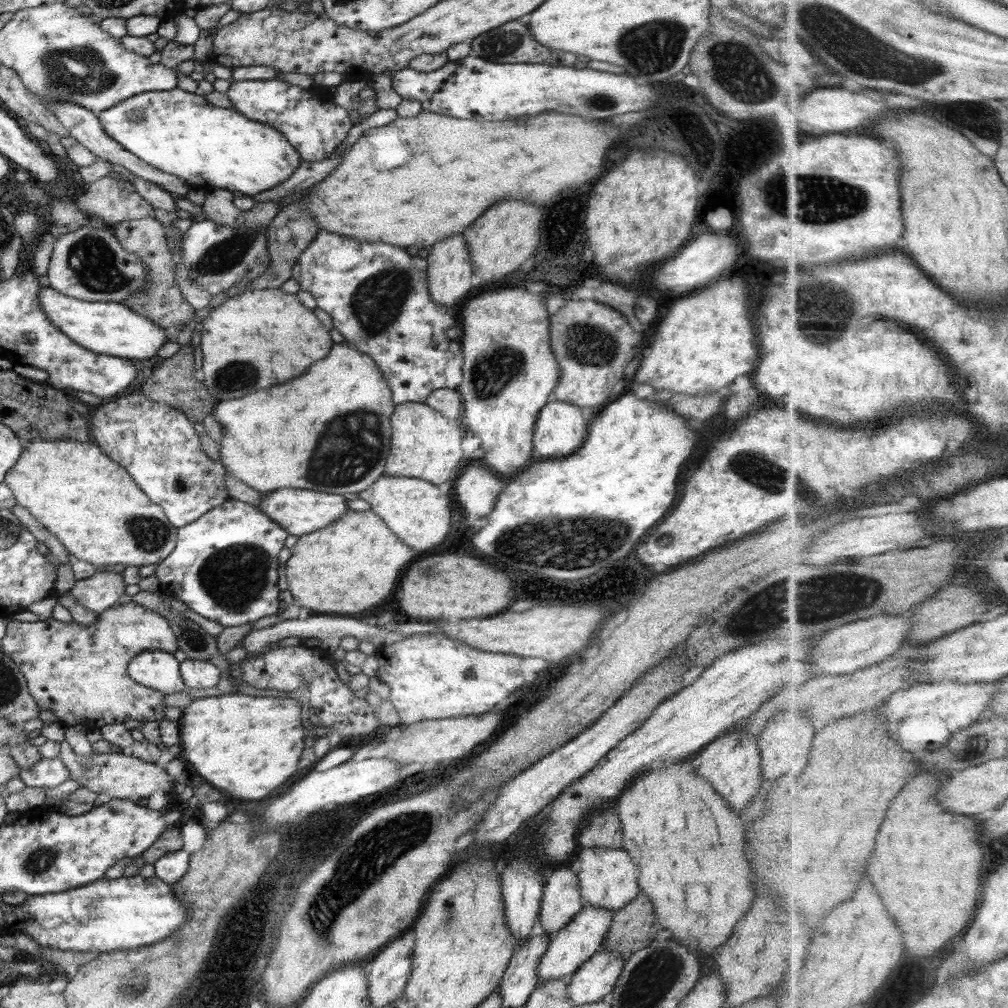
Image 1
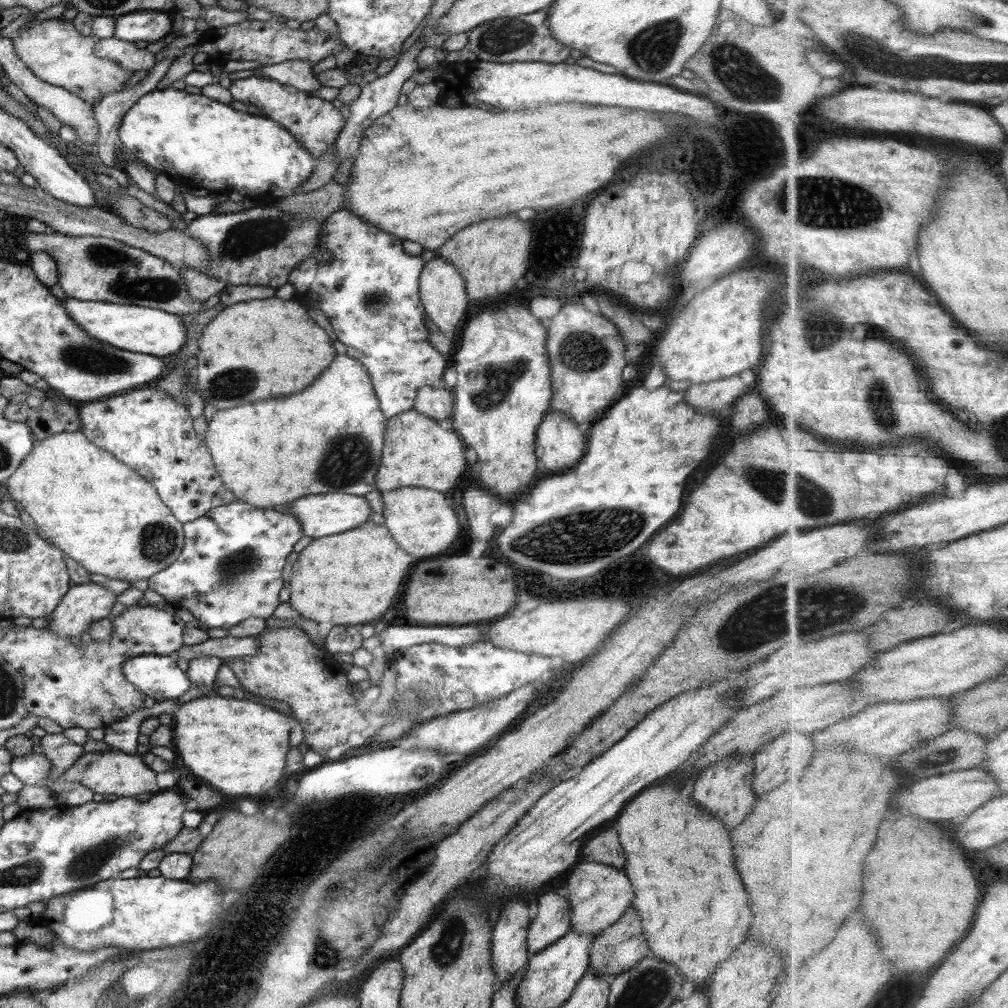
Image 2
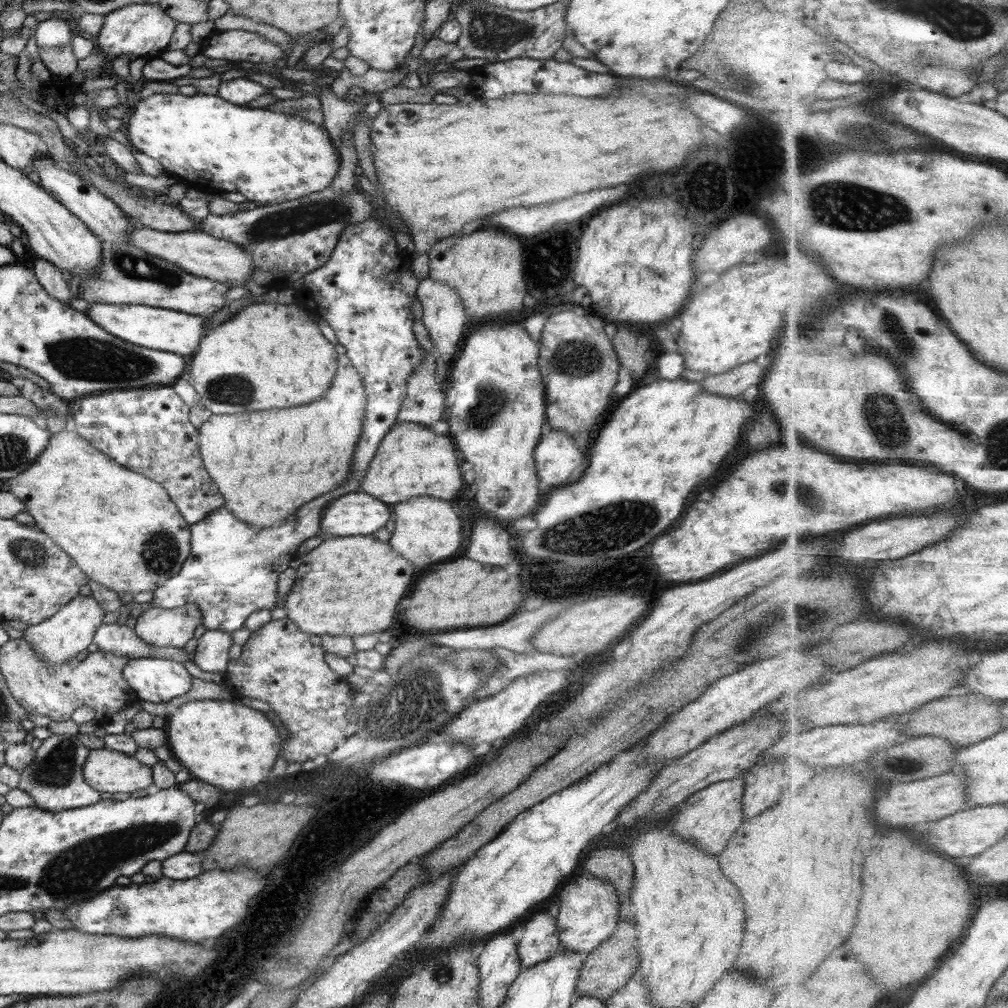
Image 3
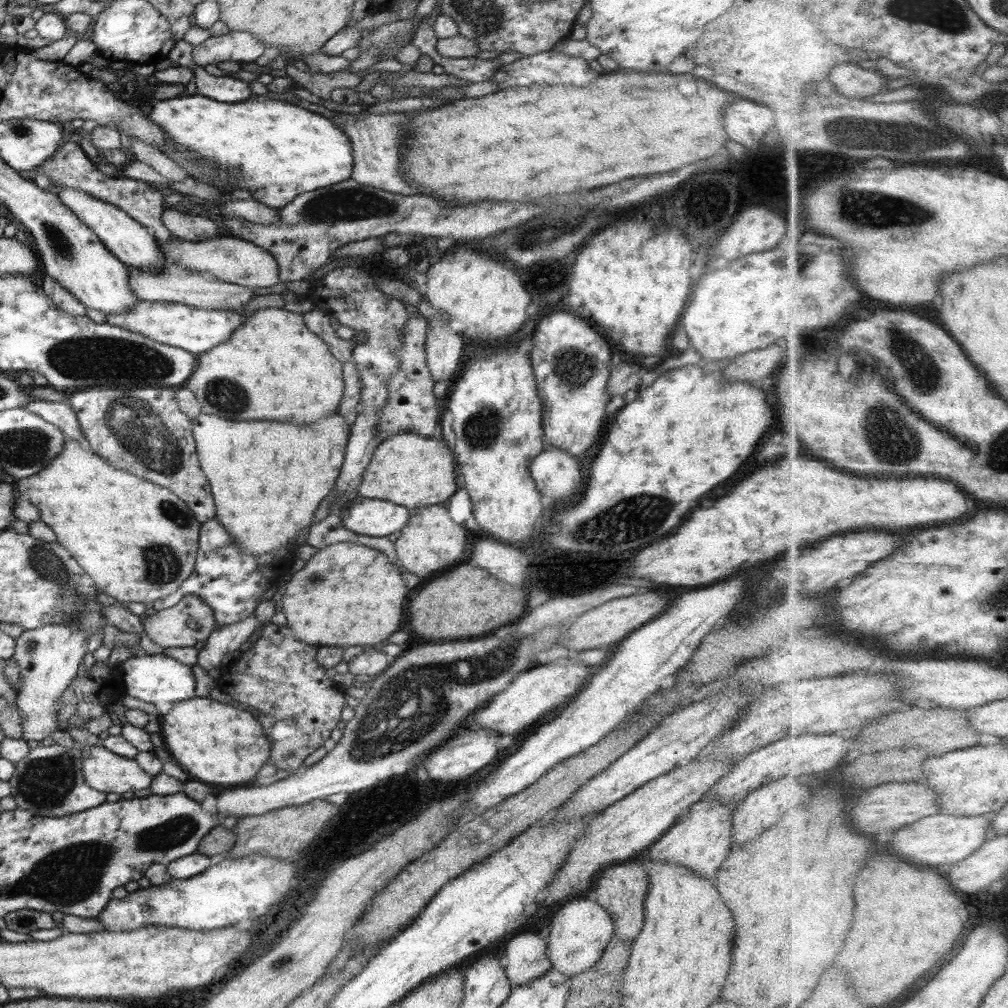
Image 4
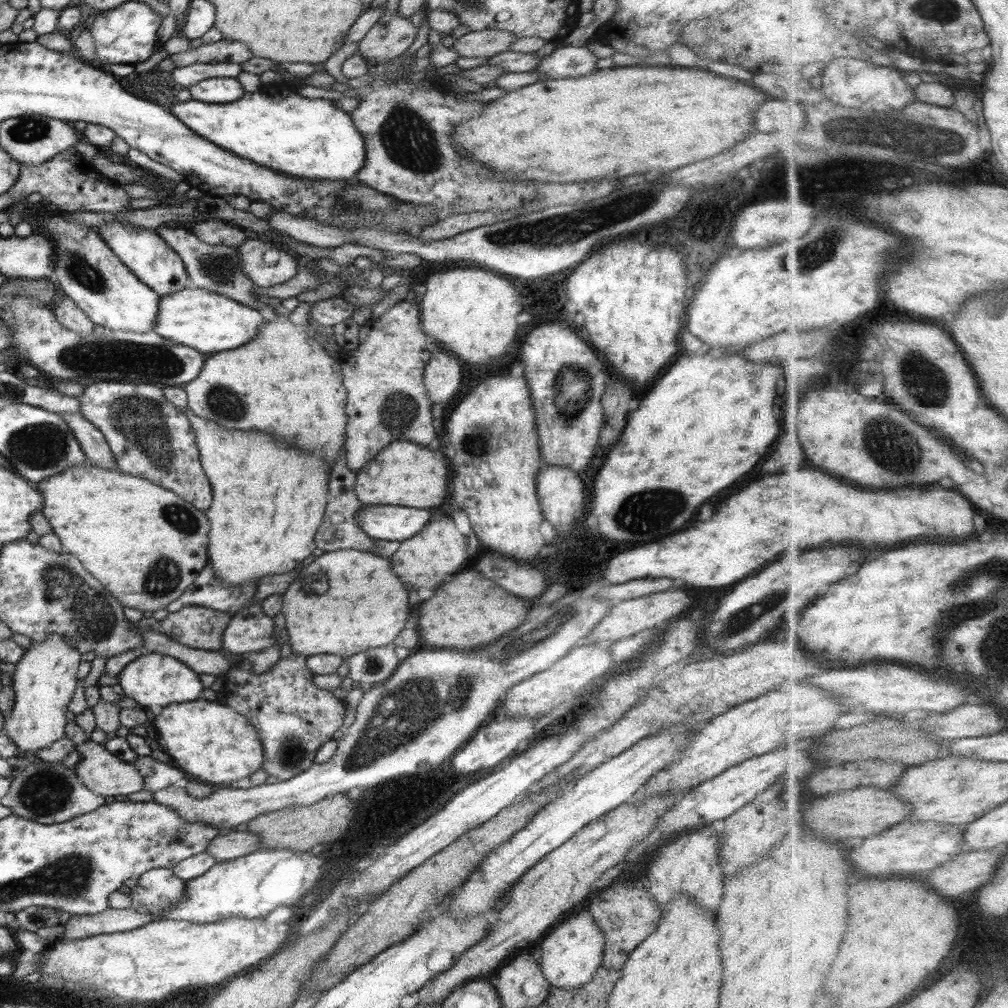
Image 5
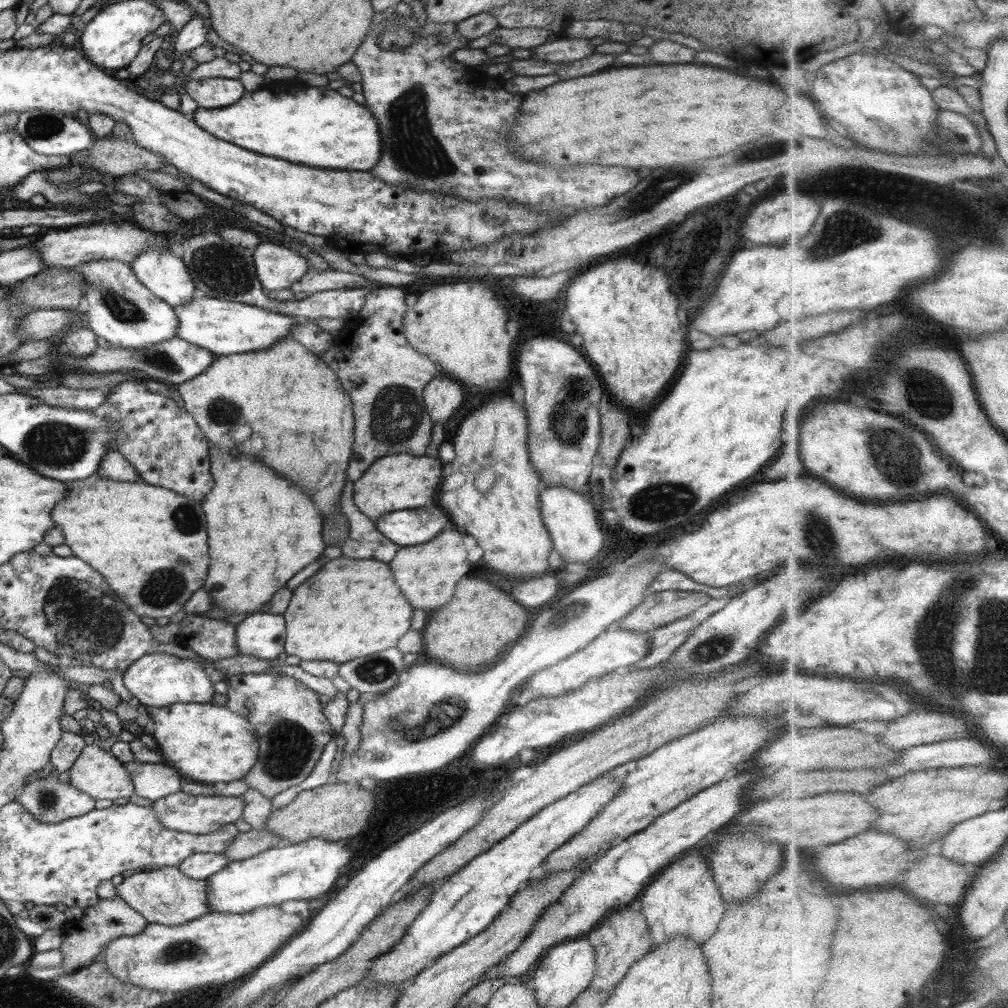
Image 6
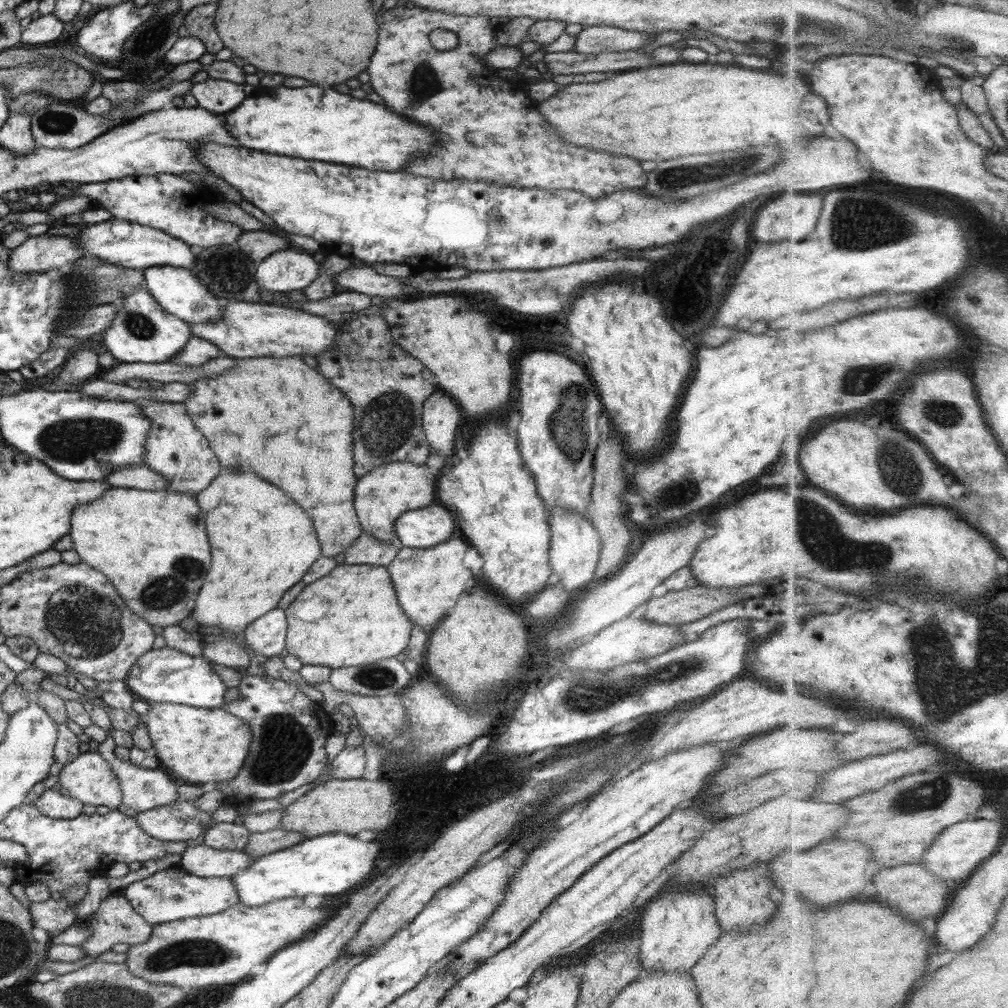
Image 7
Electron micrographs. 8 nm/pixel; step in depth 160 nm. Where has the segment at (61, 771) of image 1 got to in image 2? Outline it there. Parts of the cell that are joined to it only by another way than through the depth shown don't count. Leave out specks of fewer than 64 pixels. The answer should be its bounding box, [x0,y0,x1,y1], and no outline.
[10,752,52,785]

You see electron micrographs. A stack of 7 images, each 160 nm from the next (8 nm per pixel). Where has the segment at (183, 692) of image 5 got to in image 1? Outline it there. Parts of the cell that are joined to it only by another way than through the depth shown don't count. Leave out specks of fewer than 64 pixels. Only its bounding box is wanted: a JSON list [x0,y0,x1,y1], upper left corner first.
[127,650,186,695]

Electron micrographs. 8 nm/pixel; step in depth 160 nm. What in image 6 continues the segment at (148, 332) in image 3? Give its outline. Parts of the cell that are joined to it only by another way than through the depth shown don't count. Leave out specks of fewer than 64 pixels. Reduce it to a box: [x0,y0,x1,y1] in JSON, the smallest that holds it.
[173,296,300,357]

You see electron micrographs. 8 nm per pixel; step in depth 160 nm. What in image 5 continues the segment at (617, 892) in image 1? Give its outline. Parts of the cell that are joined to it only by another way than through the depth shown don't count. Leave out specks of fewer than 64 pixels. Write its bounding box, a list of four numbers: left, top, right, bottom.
[541,911,605,989]

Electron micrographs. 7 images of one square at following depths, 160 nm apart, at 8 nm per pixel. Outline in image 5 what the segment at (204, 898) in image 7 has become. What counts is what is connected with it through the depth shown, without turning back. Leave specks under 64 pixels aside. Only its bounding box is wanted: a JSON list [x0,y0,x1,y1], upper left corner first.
[129,868,187,920]

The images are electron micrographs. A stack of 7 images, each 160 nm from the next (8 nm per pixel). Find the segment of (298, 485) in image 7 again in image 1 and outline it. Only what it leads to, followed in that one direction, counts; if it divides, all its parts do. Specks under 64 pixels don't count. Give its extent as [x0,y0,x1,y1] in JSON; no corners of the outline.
[200,288,334,400]

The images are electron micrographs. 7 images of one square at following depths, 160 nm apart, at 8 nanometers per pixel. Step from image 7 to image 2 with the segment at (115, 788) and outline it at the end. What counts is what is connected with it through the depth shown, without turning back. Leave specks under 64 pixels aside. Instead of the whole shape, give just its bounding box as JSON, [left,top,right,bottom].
[61,751,162,797]

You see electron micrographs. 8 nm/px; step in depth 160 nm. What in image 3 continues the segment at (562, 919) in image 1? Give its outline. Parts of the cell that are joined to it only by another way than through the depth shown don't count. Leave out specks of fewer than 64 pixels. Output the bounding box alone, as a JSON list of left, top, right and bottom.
[517,911,561,968]

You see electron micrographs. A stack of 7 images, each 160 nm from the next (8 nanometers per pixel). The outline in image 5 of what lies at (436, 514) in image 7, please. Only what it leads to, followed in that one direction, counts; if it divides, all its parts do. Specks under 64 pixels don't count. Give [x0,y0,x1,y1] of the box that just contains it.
[355,505,430,540]

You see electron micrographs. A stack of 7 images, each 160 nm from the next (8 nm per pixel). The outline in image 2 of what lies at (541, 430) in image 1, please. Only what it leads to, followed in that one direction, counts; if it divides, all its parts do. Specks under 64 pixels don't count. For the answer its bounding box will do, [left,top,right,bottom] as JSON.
[535,412,586,474]

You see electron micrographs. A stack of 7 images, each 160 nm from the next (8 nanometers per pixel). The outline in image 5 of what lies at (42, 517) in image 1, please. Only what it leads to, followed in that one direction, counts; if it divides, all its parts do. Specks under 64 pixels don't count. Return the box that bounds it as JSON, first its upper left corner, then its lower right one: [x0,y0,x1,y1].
[36,458,210,612]

